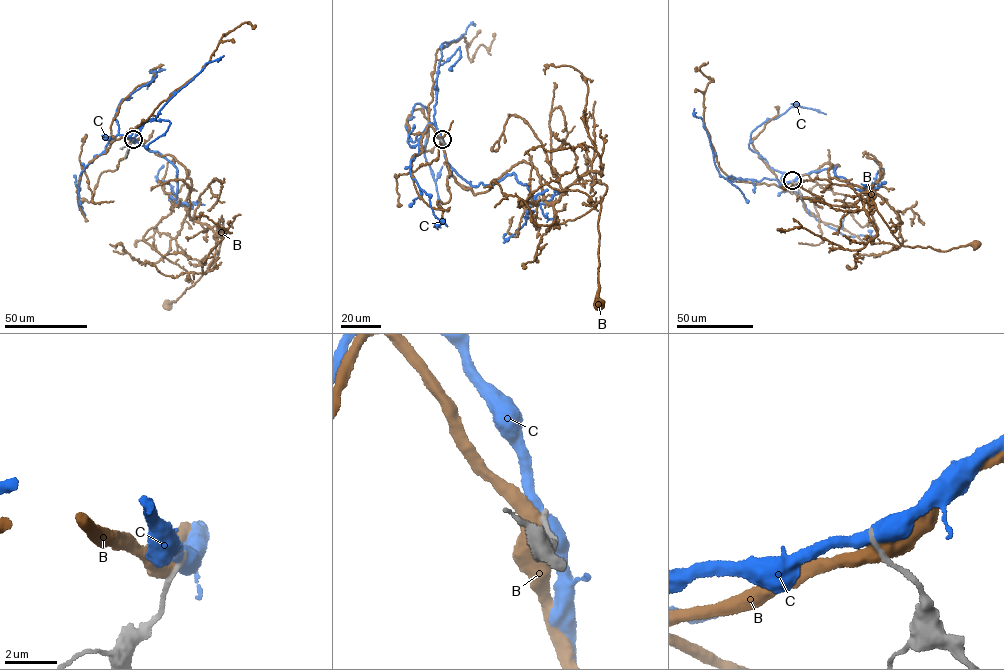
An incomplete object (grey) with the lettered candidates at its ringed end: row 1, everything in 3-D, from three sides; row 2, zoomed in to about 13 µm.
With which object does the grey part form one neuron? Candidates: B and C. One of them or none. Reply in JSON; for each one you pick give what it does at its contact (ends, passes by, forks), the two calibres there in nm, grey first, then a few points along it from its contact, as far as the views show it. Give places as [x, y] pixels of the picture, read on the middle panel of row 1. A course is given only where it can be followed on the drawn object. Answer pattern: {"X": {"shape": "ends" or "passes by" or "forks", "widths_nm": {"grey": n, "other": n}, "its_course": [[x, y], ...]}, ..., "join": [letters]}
{"join": []}

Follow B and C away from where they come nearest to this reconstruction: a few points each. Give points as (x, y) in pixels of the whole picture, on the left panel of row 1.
B: (132, 140), (184, 167), (191, 219), (223, 225), (211, 266), (166, 305)
C: (132, 140), (119, 134), (115, 115), (122, 99), (156, 77), (149, 71), (154, 68), (147, 89)

